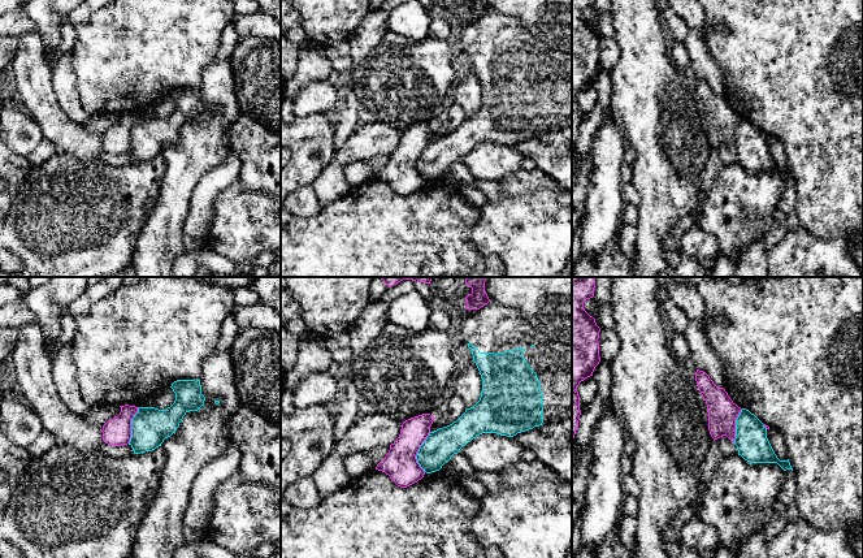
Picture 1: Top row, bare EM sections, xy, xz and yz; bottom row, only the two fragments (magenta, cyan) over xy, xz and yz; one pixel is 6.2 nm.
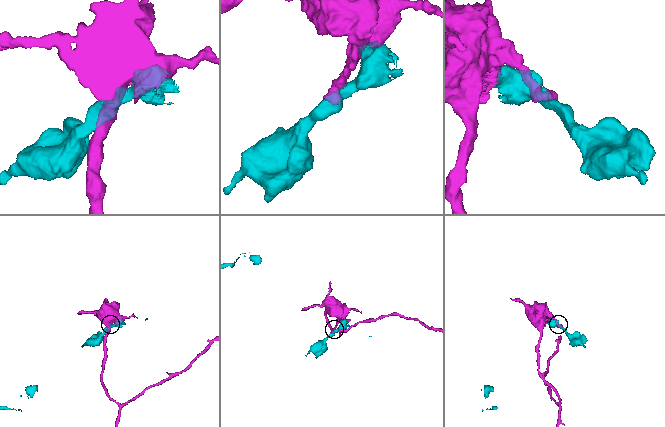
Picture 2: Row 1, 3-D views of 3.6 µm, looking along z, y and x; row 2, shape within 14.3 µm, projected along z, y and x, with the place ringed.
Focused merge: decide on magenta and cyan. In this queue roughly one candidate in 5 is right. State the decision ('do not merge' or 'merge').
do not merge

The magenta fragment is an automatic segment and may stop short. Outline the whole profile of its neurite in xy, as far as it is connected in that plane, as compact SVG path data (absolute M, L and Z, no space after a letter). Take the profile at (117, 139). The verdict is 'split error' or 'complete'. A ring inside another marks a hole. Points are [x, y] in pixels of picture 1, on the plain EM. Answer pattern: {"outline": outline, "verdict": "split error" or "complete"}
{"outline": "M120 114L121 121L118 125L108 129L103 134L103 150L108 153L121 155L127 153L131 147L131 127L138 121L139 116Z", "verdict": "complete"}

